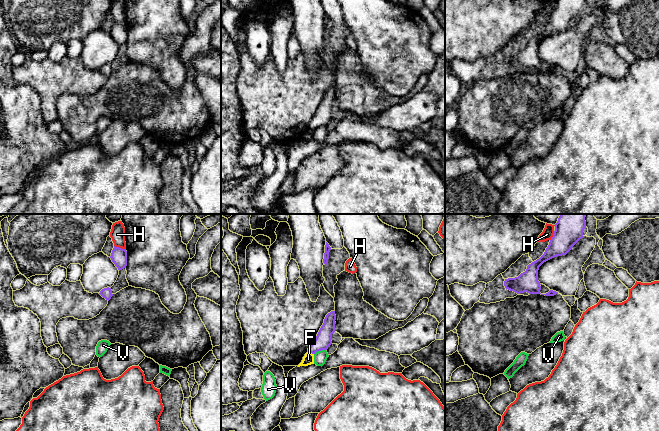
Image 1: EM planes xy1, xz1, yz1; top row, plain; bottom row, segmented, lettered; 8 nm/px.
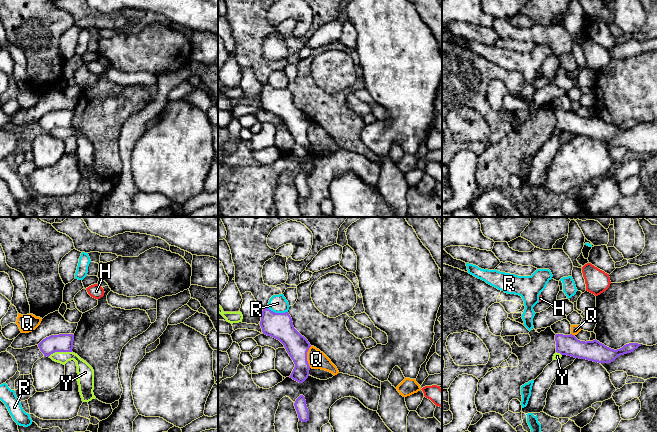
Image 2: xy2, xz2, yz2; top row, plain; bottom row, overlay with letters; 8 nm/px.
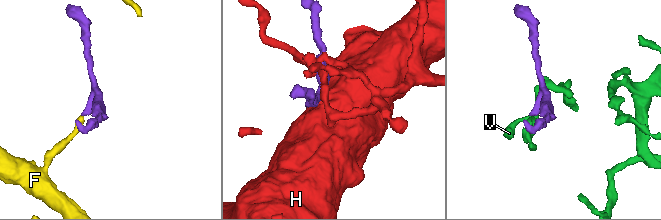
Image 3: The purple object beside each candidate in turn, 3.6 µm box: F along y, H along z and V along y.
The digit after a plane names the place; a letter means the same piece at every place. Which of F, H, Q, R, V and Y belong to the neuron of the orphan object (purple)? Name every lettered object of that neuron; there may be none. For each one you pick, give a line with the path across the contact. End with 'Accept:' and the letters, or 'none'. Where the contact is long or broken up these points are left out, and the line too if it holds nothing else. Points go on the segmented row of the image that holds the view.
F: way xz1 (322, 341), (311, 352), (308, 359)
Accept: F

